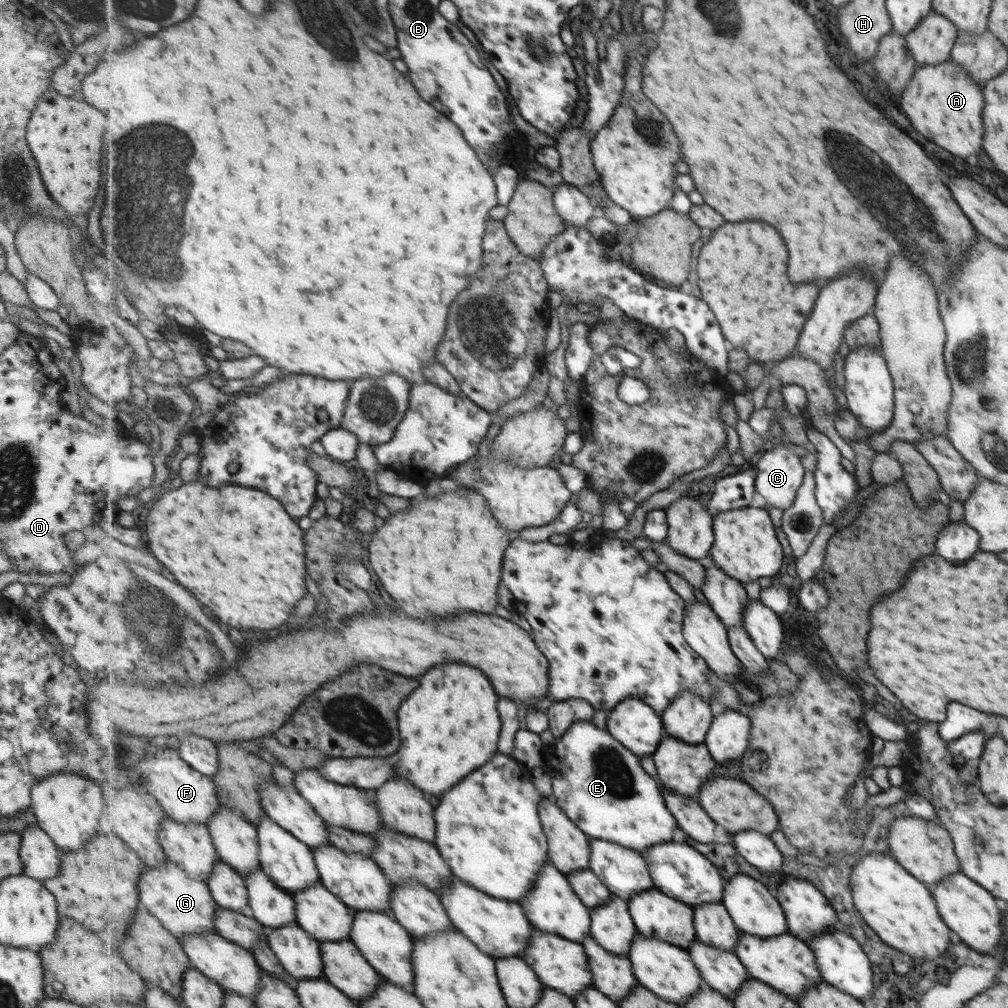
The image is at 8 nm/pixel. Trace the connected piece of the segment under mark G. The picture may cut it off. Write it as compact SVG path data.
M167 860L163 867L149 867L141 876L141 902L178 939L187 935L201 935L217 932L216 912L219 908L205 881L193 878L179 863Z

